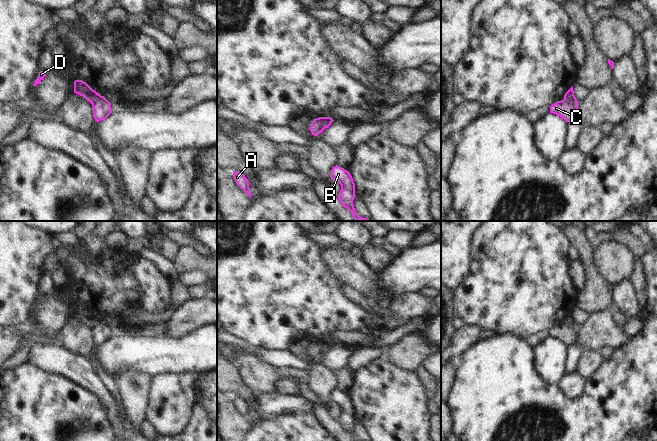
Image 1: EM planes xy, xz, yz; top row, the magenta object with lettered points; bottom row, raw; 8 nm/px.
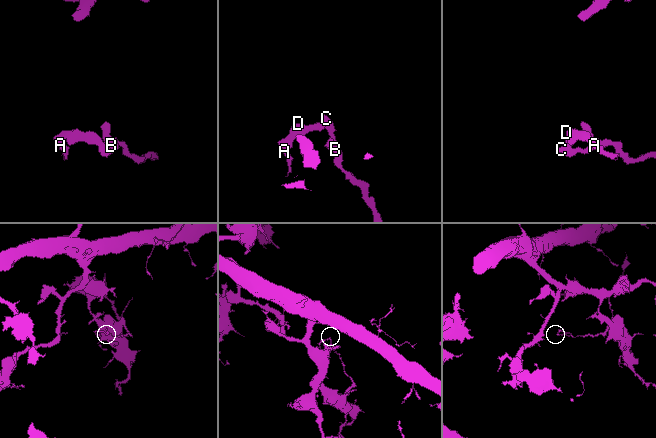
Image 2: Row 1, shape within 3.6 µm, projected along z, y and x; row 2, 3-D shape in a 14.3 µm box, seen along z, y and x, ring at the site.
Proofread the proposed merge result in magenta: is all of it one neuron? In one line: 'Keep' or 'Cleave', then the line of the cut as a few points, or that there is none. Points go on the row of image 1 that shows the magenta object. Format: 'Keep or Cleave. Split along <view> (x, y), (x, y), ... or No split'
Cleave. Split along yz (564, 98), (576, 104).

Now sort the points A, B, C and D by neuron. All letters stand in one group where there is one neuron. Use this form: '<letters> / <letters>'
A D / B C

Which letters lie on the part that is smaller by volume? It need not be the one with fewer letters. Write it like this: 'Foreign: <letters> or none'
Foreign: A, D

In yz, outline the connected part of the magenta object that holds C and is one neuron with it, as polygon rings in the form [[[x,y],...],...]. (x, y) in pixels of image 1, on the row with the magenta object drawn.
[[[565,99],[557,101],[550,106],[550,113],[560,116],[566,122],[574,121],[577,112],[577,104],[568,102]]]

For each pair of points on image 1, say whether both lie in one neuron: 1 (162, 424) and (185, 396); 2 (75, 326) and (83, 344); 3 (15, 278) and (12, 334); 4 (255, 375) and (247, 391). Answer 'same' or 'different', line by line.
1: same
2: same
3: different
4: different

